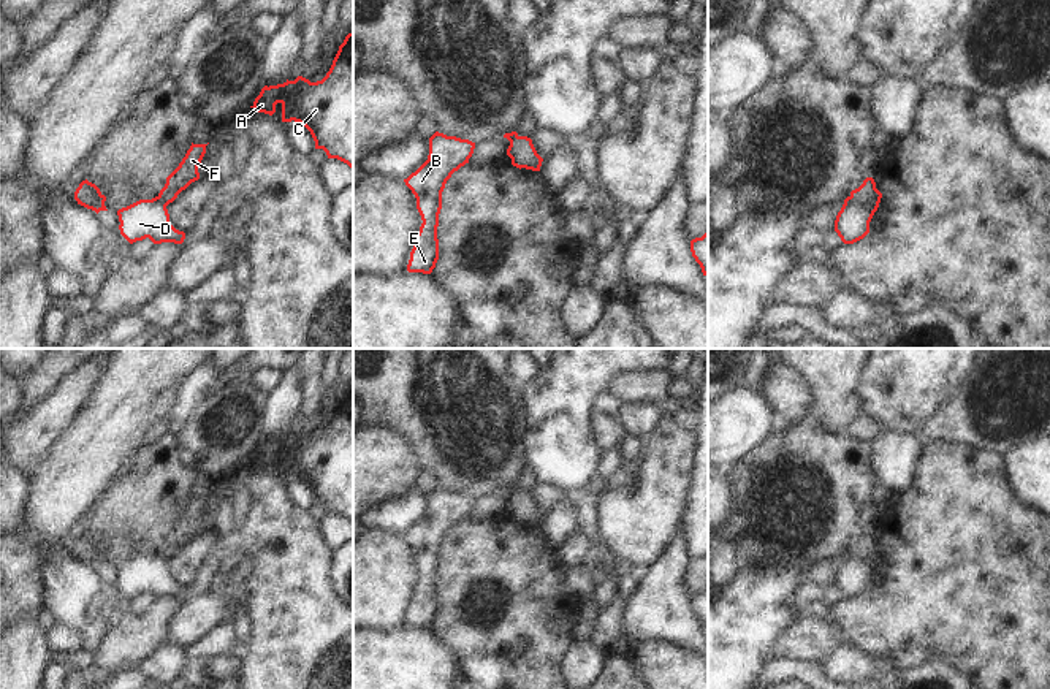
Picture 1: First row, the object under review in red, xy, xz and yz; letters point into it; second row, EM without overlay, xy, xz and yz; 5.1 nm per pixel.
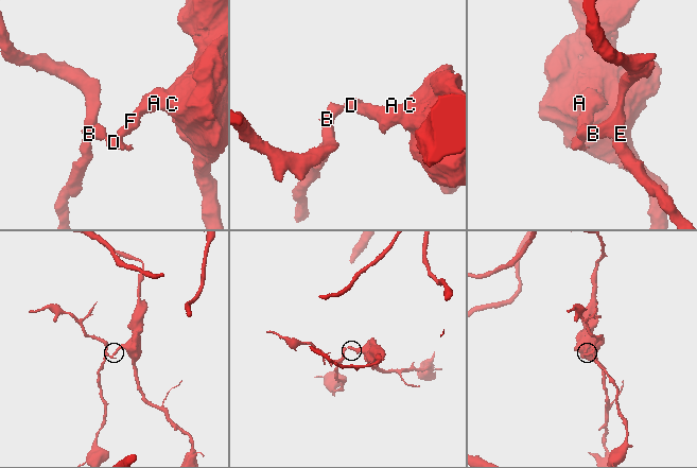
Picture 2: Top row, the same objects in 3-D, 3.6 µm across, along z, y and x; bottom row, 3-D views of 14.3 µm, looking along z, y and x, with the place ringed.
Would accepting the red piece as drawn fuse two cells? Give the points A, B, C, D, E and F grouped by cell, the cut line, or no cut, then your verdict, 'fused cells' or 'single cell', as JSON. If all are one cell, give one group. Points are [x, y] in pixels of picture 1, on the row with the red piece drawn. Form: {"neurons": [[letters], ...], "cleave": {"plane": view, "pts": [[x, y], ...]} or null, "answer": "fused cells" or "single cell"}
{"neurons": [["A", "C", "F"], ["B", "D", "E"]], "cleave": {"plane": "yz", "pts": [[849, 197], [874, 211]]}, "answer": "fused cells"}

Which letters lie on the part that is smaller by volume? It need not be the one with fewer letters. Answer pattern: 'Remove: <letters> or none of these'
Remove: B, D, E.

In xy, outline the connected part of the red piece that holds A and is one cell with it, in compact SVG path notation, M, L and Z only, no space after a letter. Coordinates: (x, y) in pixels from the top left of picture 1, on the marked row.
M353 32L348 33L321 81L298 76L264 86L250 108L272 116L282 105L282 122L299 122L328 158L353 169Z

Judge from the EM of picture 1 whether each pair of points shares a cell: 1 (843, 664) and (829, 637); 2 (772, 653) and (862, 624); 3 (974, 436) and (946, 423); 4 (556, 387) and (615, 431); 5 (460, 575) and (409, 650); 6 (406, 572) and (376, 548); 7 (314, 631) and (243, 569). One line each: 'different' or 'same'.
1: different
2: different
3: same
4: different
5: different
6: same
7: different

